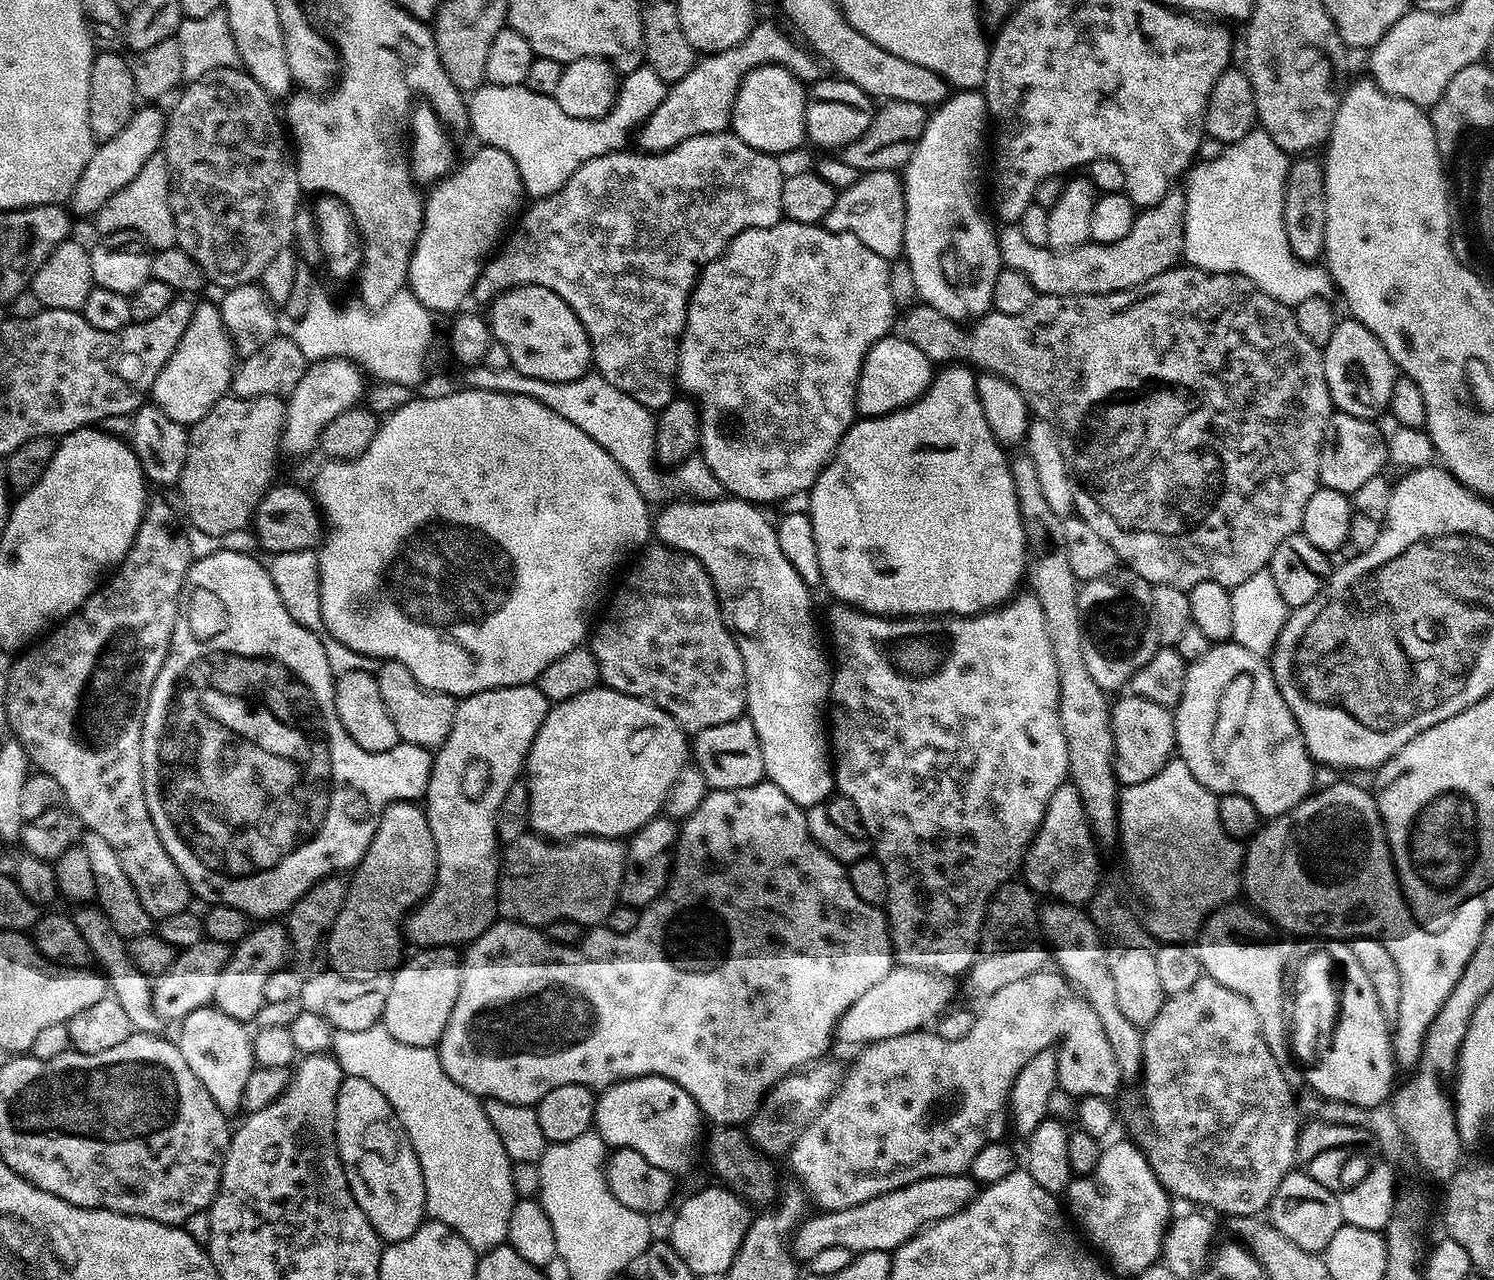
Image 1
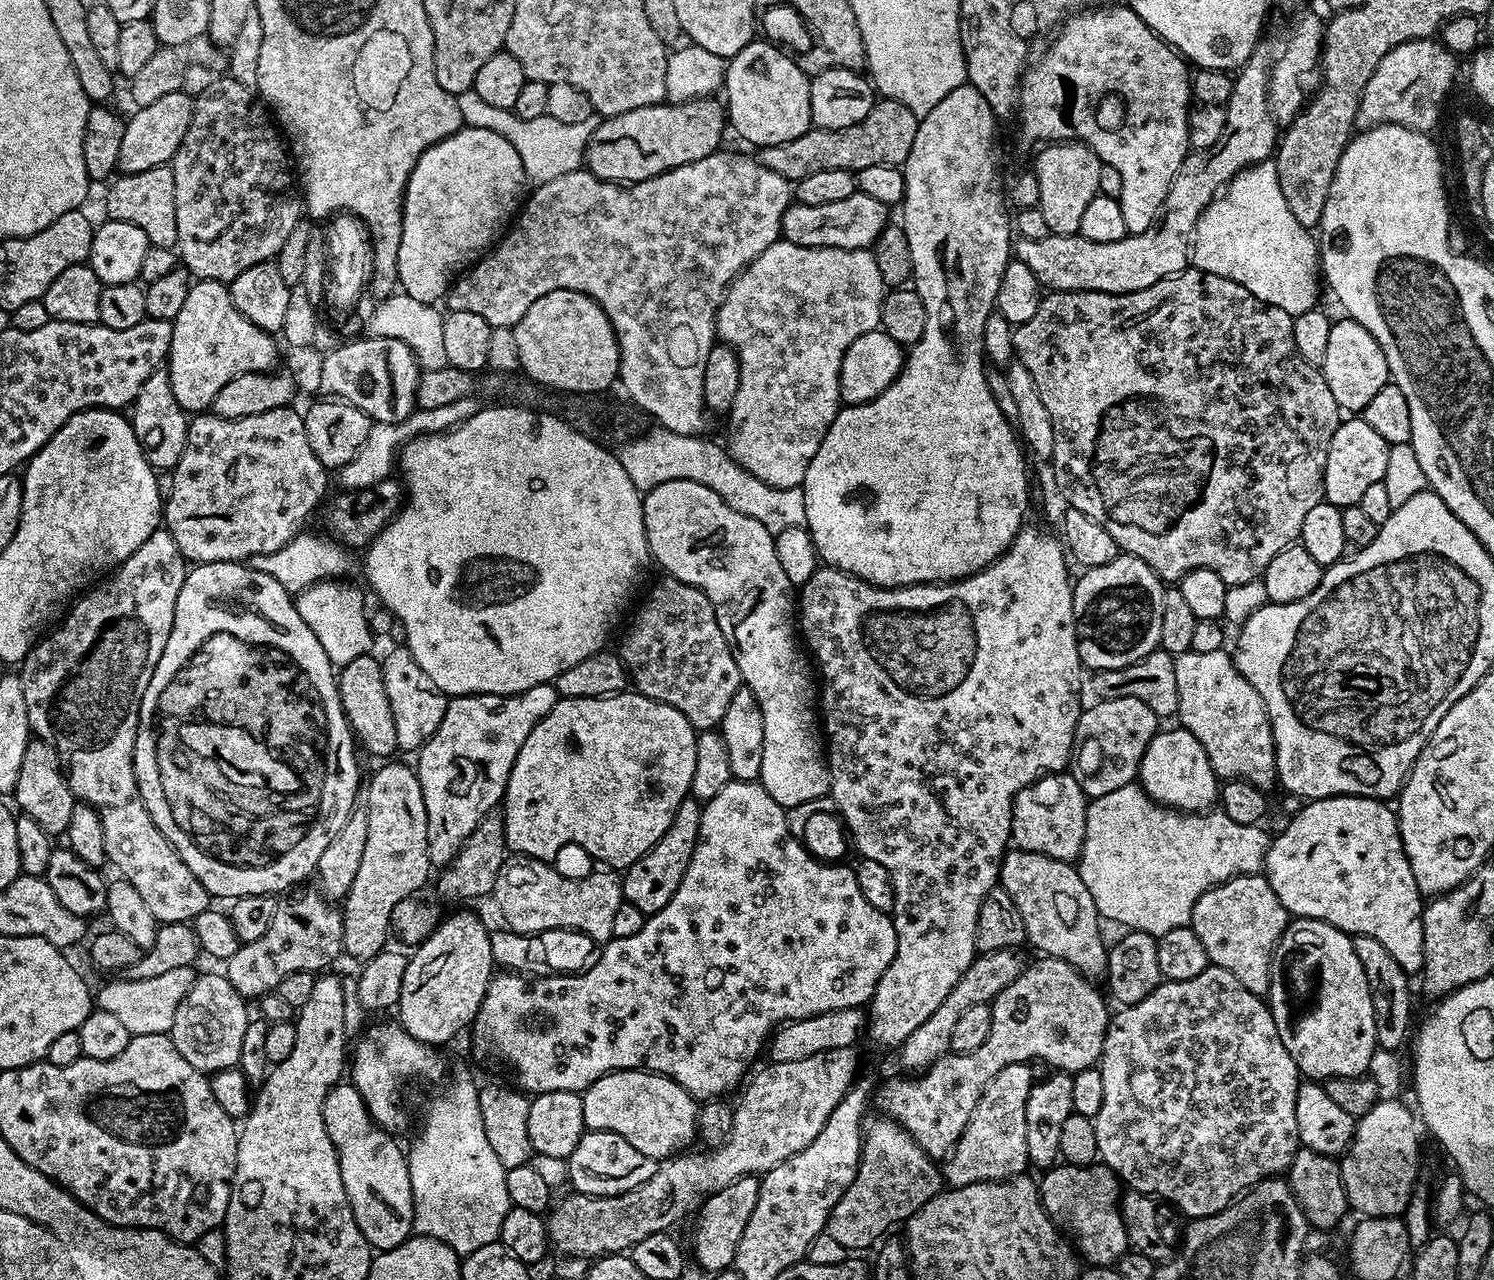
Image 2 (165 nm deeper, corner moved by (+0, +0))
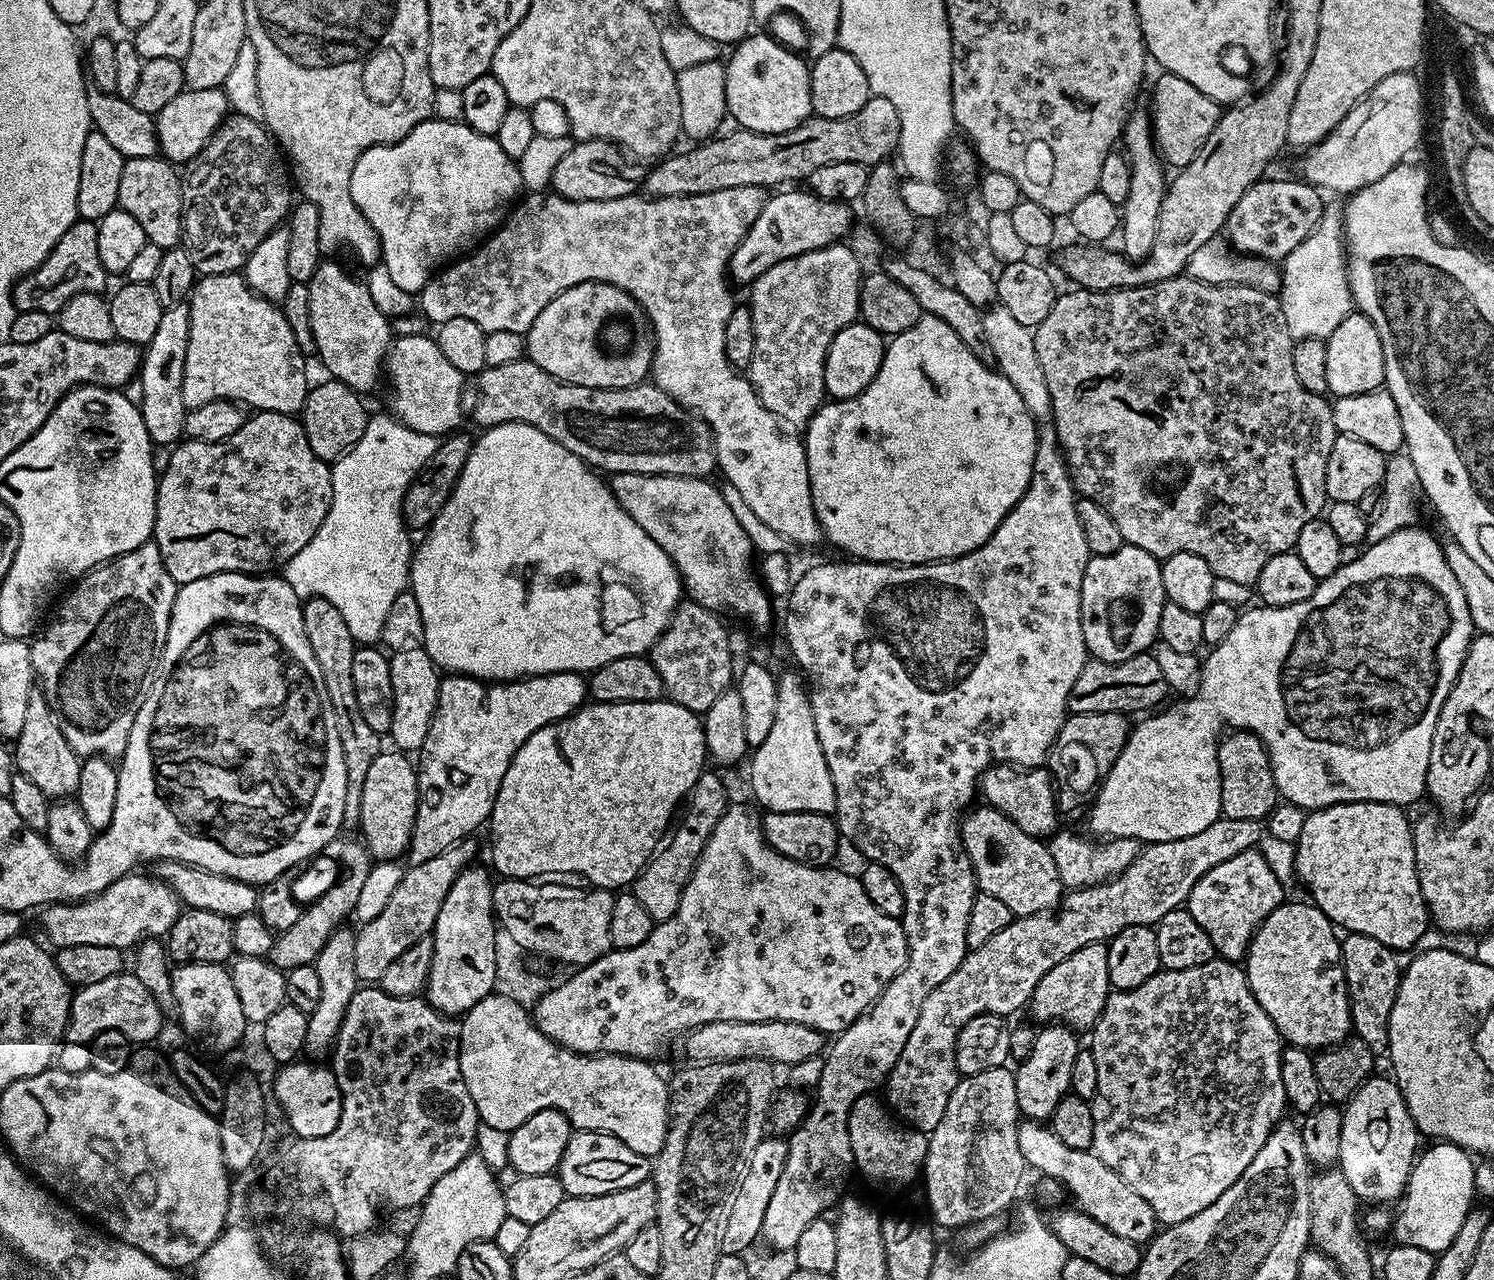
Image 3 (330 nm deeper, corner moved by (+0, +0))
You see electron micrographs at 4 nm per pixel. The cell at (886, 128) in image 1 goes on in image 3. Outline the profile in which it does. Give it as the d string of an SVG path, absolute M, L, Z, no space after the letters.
M873 95L868 97L866 106L862 106L858 114L850 114L850 118L822 118L813 114L794 126L794 130L782 134L735 131L725 131L715 138L697 143L689 152L677 151L653 163L652 173L649 176L647 173L642 180L643 195L670 198L710 194L714 190L730 190L734 186L758 186L772 190L777 186L791 185L788 184L791 180L807 181L814 170L833 162L858 162L869 166L885 163L891 157L888 155L891 152L893 155L900 147L898 110L894 110L893 104L886 98Z

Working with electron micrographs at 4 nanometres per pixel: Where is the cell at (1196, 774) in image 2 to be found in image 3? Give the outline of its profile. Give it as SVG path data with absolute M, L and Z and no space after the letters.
M1420 527L1403 528L1390 534L1390 538L1382 538L1382 542L1369 543L1363 549L1365 552L1361 556L1356 556L1353 560L1351 557L1341 564L1337 572L1319 581L1314 594L1310 594L1306 602L1294 602L1294 606L1281 608L1255 606L1256 608L1249 607L1241 611L1238 622L1234 622L1234 630L1230 630L1230 634L1226 634L1226 638L1222 638L1222 642L1209 651L1212 653L1208 657L1206 655L1203 657L1200 678L1194 694L1187 698L1177 699L1180 700L1177 704L1170 705L1169 703L1163 710L1156 710L1145 715L1141 719L1145 720L1137 728L1135 725L1129 731L1128 741L1122 754L1118 754L1114 766L1108 772L1108 777L1100 785L1087 809L1087 812L1089 811L1088 826L1094 832L1092 834L1113 839L1130 838L1149 845L1158 842L1174 842L1178 838L1190 838L1190 834L1198 834L1201 830L1206 830L1206 826L1221 819L1220 771L1216 749L1218 737L1221 735L1220 727L1223 726L1224 720L1228 724L1233 724L1231 726L1233 729L1254 733L1265 746L1276 744L1274 767L1278 773L1278 788L1281 793L1288 792L1287 803L1294 807L1315 810L1329 808L1335 804L1353 804L1354 802L1409 806L1408 804L1414 803L1420 795L1423 797L1428 787L1428 767L1430 766L1434 726L1438 722L1438 714L1450 690L1456 685L1456 679L1462 670L1462 662L1474 639L1474 629L1470 606L1466 604L1466 594L1462 586L1458 584L1454 570L1450 570L1444 557L1444 544L1436 541L1426 529Z

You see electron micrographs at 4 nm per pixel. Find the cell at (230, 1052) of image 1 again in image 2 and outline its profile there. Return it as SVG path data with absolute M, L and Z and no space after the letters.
M216 972L197 975L186 998L182 998L178 1006L178 1014L174 1014L170 1033L174 1046L178 1046L178 1054L182 1054L190 1066L205 1074L239 1065L242 1038L250 1019L249 1005L244 997L234 990L234 986L230 986L227 976Z

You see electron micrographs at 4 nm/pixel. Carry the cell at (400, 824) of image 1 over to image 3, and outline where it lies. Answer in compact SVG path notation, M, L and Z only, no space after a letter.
M382 750L378 754L378 758L374 758L374 762L370 766L370 771L366 773L366 782L362 782L362 814L360 815L360 826L359 831L364 832L362 835L362 843L365 848L368 849L368 855L372 857L373 861L380 862L380 860L396 860L405 855L408 851L408 844L412 841L412 827L416 821L416 811L418 810L418 802L420 801L420 781L418 779L418 768L415 763L412 764L407 755L399 750Z

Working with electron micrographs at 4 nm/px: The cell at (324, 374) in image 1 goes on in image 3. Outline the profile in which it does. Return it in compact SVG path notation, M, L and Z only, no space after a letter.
M431 335L393 339L386 357L386 384L387 380L392 387L391 415L410 430L443 438L461 427L460 419L466 416L466 377L442 355Z

